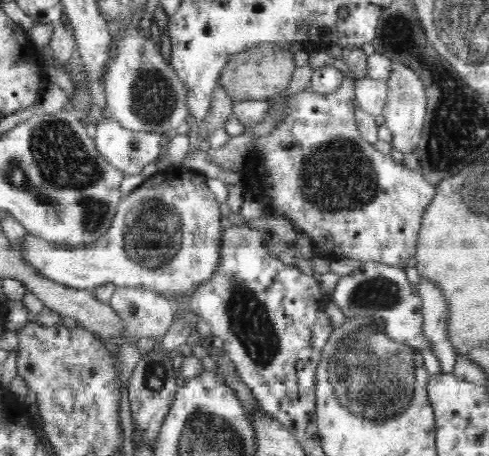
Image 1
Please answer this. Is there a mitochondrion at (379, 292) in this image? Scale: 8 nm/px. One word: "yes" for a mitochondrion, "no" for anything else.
yes

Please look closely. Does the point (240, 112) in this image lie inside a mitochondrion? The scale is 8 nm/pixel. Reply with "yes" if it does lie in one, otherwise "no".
no

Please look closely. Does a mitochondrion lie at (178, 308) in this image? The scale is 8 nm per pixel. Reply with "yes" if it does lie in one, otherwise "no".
no

